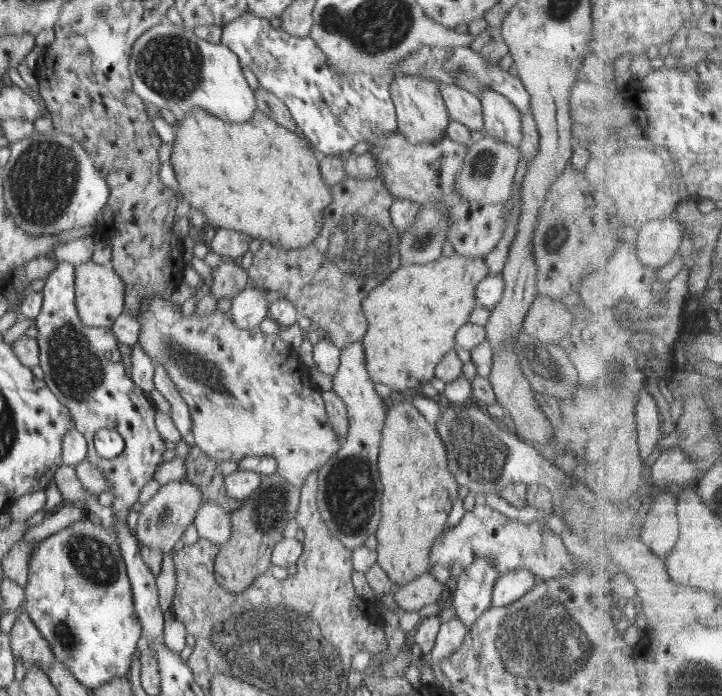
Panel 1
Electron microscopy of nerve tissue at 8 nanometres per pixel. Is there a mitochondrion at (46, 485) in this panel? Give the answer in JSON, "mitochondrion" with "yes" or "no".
{"mitochondrion":"no"}

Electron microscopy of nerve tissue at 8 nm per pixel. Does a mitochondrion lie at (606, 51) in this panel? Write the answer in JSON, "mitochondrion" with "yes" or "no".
{"mitochondrion":"no"}

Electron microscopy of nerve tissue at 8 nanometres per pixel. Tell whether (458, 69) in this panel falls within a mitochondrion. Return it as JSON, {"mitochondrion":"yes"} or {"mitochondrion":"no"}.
{"mitochondrion":"yes"}

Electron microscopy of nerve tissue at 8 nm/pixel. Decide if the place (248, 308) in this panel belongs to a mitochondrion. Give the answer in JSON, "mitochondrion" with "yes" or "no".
{"mitochondrion":"no"}

